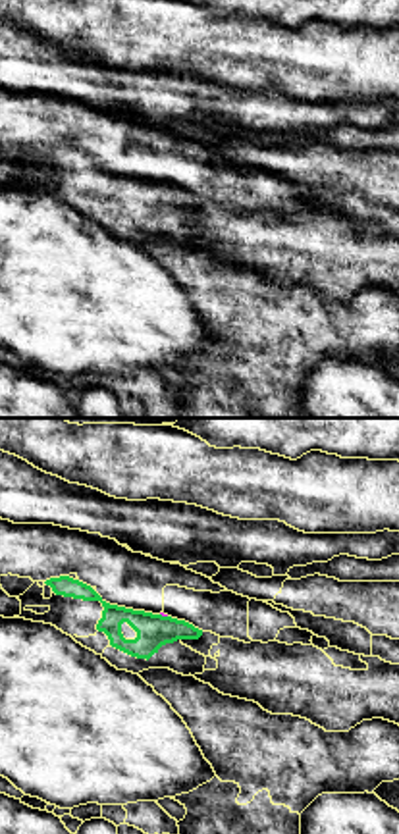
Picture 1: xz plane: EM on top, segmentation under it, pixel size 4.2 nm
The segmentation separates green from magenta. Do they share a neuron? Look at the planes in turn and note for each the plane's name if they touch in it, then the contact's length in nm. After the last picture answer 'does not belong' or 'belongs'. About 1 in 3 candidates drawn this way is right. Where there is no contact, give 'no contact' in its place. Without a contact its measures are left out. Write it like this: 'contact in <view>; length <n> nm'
contact in xz; length 40 nm

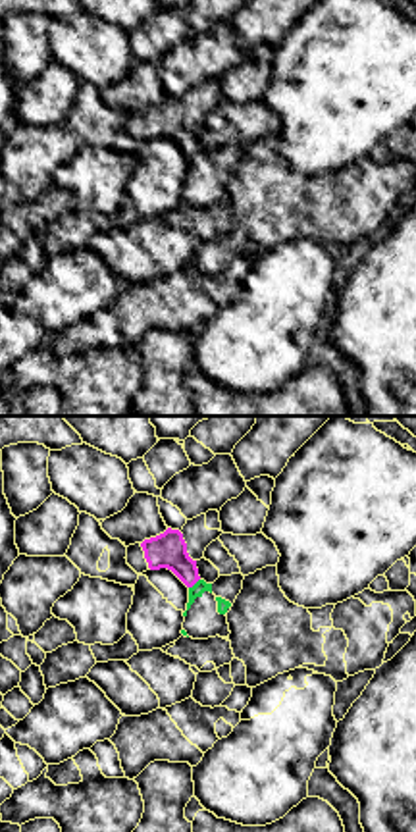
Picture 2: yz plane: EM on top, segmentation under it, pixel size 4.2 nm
contact in yz; length 60 nm

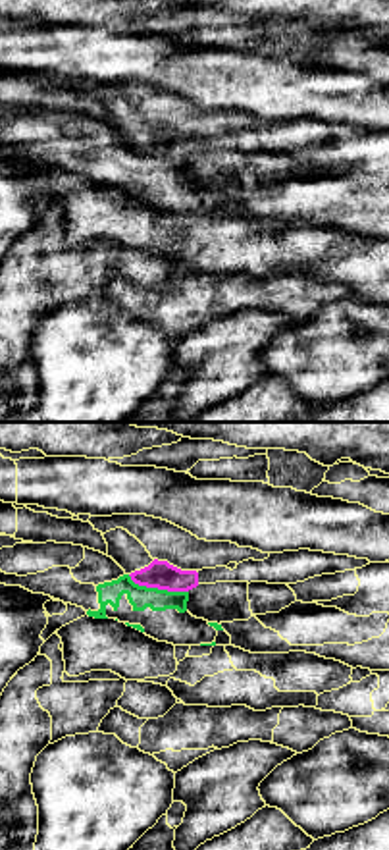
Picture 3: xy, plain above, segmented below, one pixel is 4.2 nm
contact in xy; length 260 nm

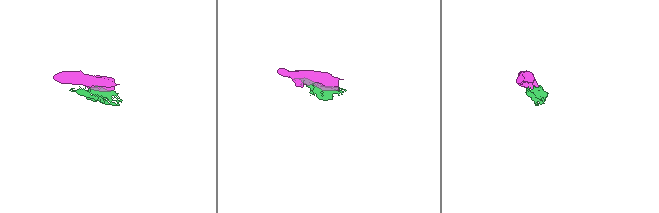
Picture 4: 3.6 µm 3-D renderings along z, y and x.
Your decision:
does not belong

